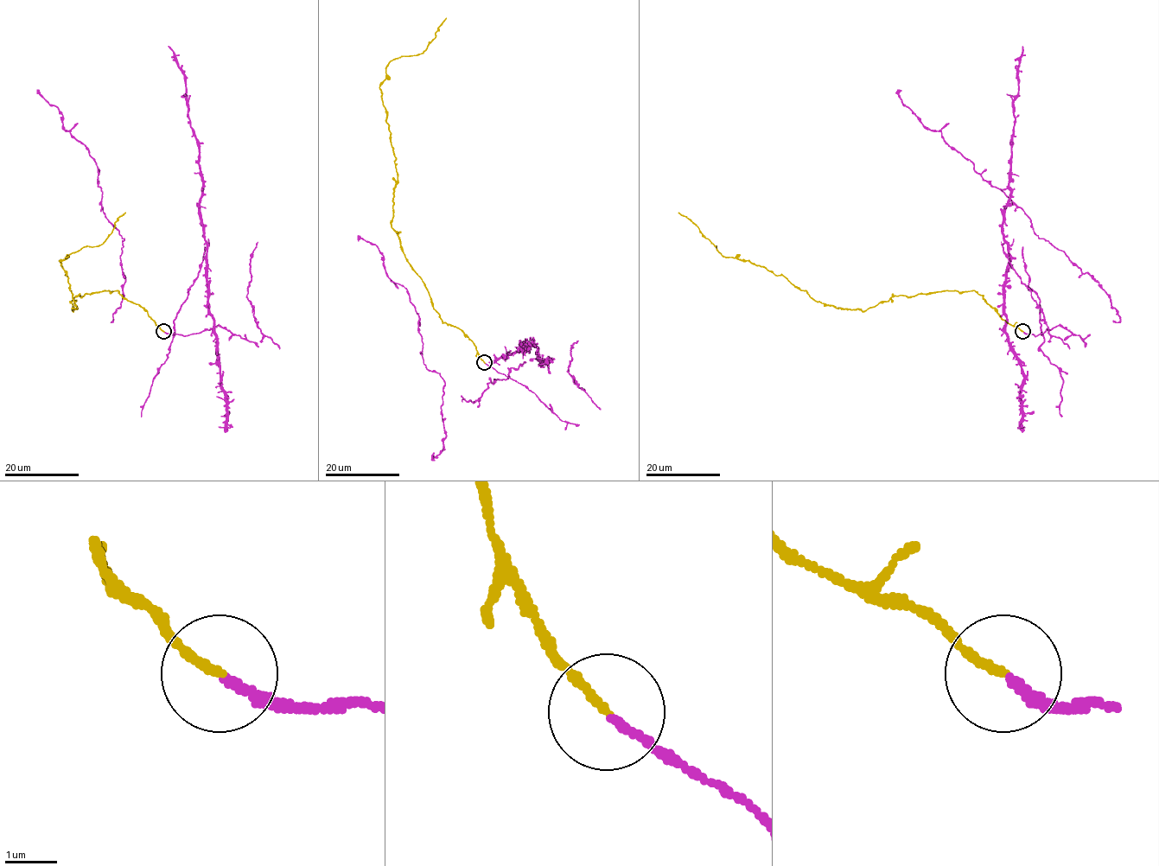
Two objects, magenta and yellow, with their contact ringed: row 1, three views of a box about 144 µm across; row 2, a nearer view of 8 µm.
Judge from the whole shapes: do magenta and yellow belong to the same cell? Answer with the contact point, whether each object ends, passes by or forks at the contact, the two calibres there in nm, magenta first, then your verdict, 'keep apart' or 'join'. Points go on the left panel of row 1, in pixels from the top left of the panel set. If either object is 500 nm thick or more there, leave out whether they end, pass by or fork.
(163, 331) | magenta ends | yellow ends | 150/150 nm | join

